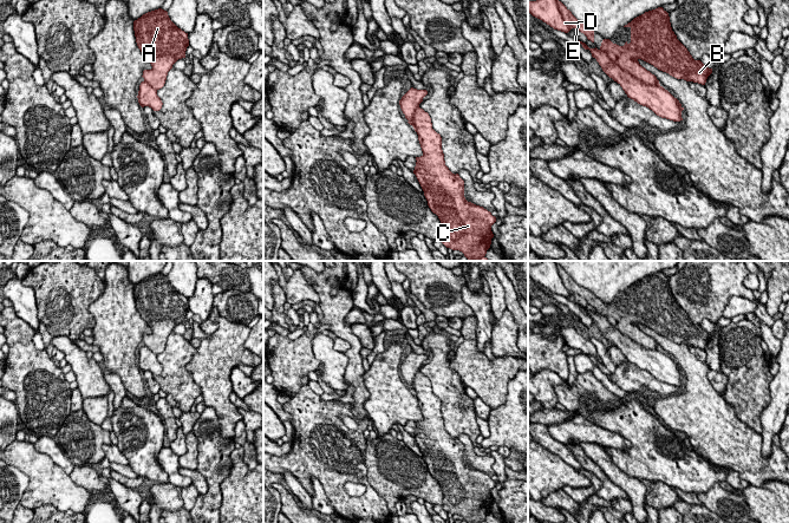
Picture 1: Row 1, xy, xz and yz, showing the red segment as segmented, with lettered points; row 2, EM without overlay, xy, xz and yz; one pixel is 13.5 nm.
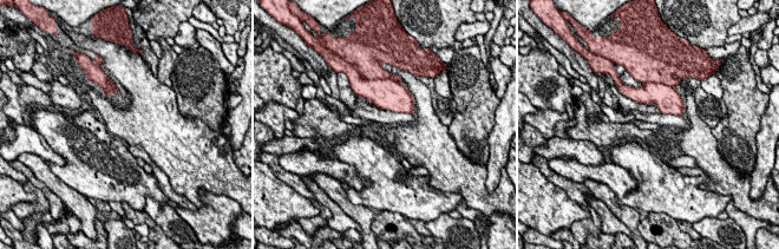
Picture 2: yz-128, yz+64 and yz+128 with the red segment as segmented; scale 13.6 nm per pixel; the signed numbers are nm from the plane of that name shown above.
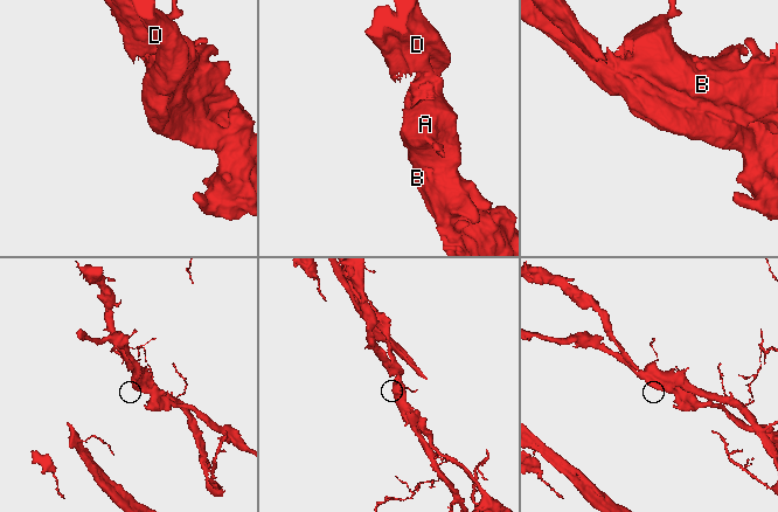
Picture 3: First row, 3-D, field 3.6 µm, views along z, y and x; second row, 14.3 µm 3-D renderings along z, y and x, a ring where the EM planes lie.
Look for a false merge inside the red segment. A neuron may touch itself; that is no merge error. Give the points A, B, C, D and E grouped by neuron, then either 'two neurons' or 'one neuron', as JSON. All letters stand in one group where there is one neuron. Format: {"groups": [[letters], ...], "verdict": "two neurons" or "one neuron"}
{"groups": [["A", "B", "C", "E"], ["D"]], "verdict": "two neurons"}

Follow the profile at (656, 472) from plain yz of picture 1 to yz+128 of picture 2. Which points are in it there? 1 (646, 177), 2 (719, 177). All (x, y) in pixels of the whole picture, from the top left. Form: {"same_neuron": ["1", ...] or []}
{"same_neuron": ["1"]}

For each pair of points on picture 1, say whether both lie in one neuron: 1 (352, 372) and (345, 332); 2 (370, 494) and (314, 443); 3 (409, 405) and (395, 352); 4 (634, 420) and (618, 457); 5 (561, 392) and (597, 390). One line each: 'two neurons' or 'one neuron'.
1: one neuron
2: one neuron
3: one neuron
4: one neuron
5: one neuron

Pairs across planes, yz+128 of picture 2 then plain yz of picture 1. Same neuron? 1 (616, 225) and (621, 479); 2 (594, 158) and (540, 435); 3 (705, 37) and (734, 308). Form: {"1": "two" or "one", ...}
{"1": "two", "2": "two", "3": "two"}

